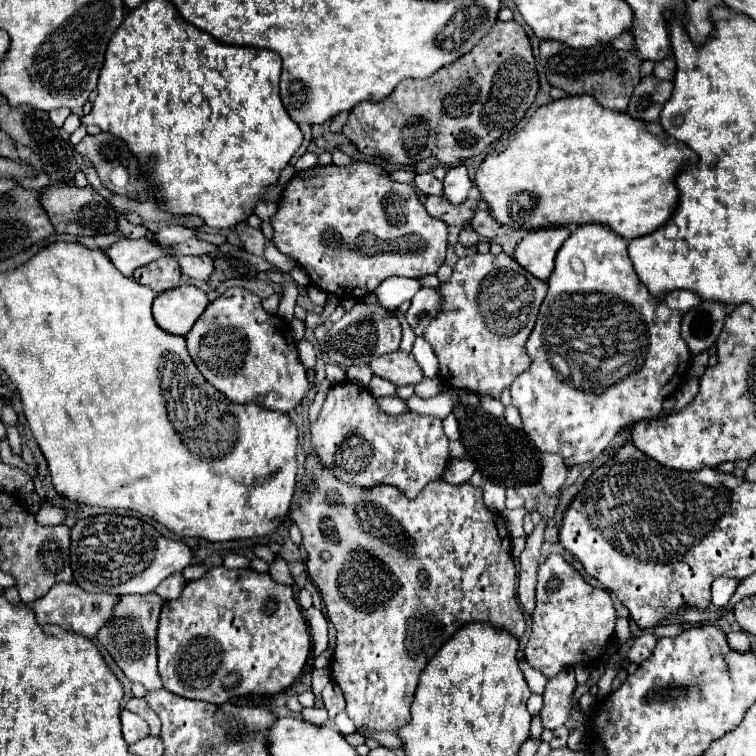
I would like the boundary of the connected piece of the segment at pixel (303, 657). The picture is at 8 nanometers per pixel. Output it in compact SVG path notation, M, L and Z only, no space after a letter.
M215 566L201 580L187 582L175 602L161 608L157 626L157 658L163 688L191 700L223 704L245 694L279 694L301 674L311 650L311 636L289 584L275 582L269 574L253 570L227 576L227 568Z

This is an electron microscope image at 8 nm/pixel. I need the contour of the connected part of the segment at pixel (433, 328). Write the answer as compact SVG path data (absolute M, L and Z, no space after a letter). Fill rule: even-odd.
M477 252L457 260L453 276L441 284L441 294L443 312L423 332L439 360L441 380L459 390L499 398L501 390L529 368L525 342L547 294L547 282L529 276L505 252L497 256Z

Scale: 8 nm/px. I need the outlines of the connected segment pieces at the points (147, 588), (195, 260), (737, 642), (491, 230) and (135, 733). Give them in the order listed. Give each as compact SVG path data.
M101 514L79 518L71 528L71 568L75 582L87 592L149 594L165 578L191 566L193 552L187 544L171 540L151 524L133 516Z
M179 256L177 258L181 272L187 274L189 278L197 278L197 280L209 280L211 272L213 272L213 260L209 256Z
M729 632L729 634L727 634L727 640L729 640L729 646L731 646L733 650L737 650L737 652L749 650L749 638L745 640L743 632Z
M477 208L475 216L471 220L471 226L475 228L475 232L479 232L487 240L495 240L497 230L501 228L501 224L497 224L497 220L493 220L493 216L487 208Z
M121 710L121 724L123 724L123 738L127 744L133 744L149 734L147 722L129 710Z

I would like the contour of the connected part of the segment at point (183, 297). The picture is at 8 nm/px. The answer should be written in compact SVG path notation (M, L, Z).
M185 284L161 292L153 300L153 318L169 334L185 336L207 308L209 298L203 290Z

